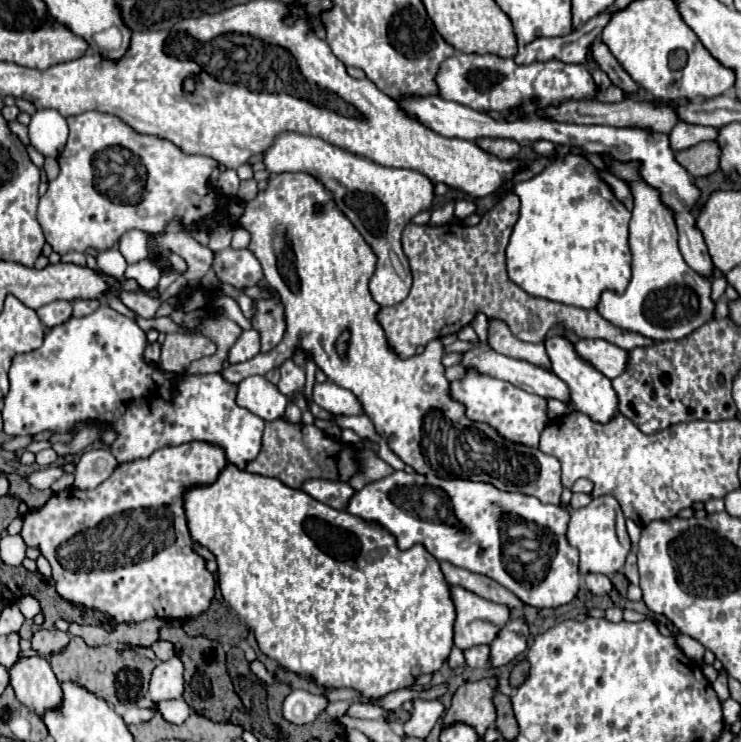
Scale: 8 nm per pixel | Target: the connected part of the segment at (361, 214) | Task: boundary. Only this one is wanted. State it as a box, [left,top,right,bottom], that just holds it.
[264,131,434,305]

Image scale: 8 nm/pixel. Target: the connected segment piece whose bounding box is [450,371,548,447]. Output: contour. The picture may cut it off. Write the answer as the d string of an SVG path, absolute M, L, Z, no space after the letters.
M468 371L464 379L450 383L452 397L466 405L466 415L472 421L484 421L498 429L498 433L504 439L510 439L514 443L522 443L528 447L538 445L538 437L542 429L548 423L546 415L546 401L542 397L536 397L532 393L524 393L522 389L516 389L514 385L508 385L508 381L500 381L488 375L480 375L474 371Z

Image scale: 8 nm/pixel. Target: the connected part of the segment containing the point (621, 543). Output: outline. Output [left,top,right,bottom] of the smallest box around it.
[566,495,630,577]

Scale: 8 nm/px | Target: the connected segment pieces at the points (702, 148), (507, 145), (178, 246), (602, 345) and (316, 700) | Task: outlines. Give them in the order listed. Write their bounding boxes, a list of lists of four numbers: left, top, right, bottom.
[[674,141,720,177],[476,137,520,159],[150,231,214,279],[574,339,628,379],[282,691,328,725]]

